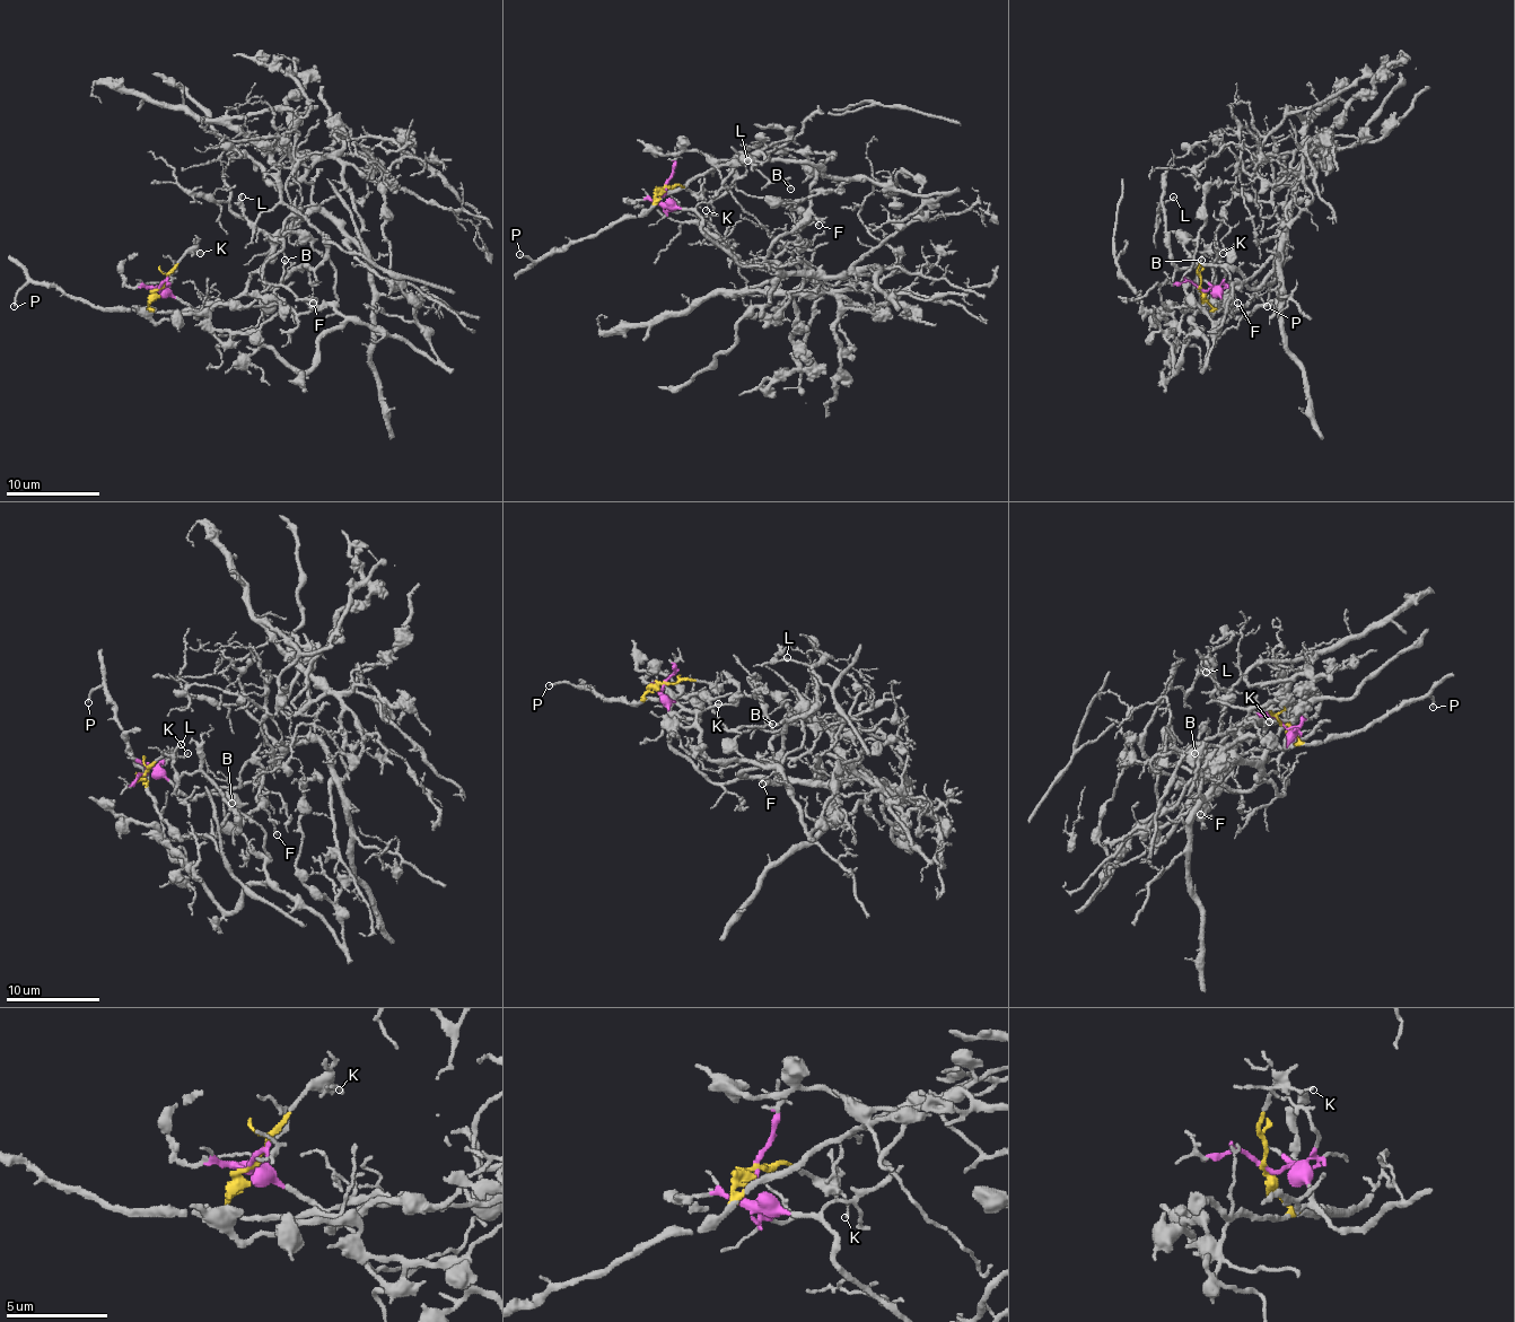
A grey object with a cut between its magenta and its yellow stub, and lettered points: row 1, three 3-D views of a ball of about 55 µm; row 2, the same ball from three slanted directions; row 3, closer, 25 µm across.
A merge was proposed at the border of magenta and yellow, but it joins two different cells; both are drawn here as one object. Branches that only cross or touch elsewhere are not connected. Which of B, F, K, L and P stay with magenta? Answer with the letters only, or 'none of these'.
F, L

